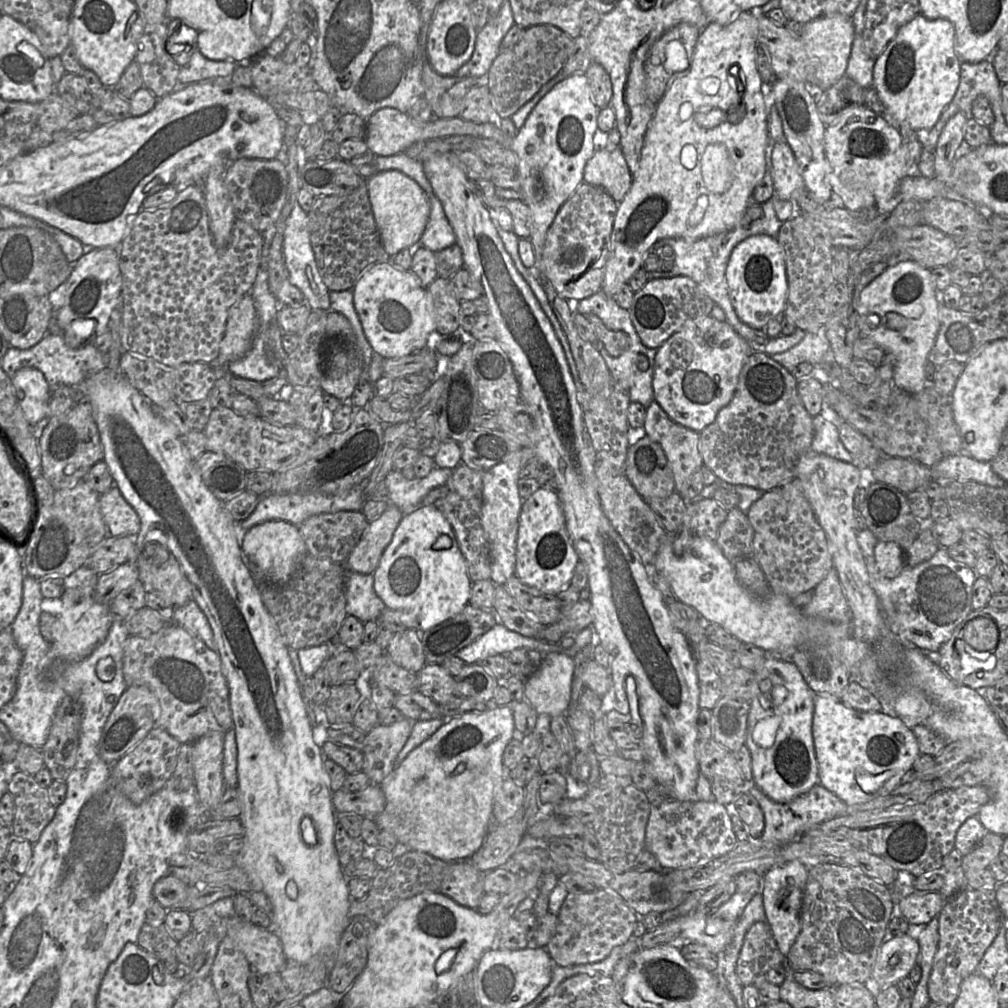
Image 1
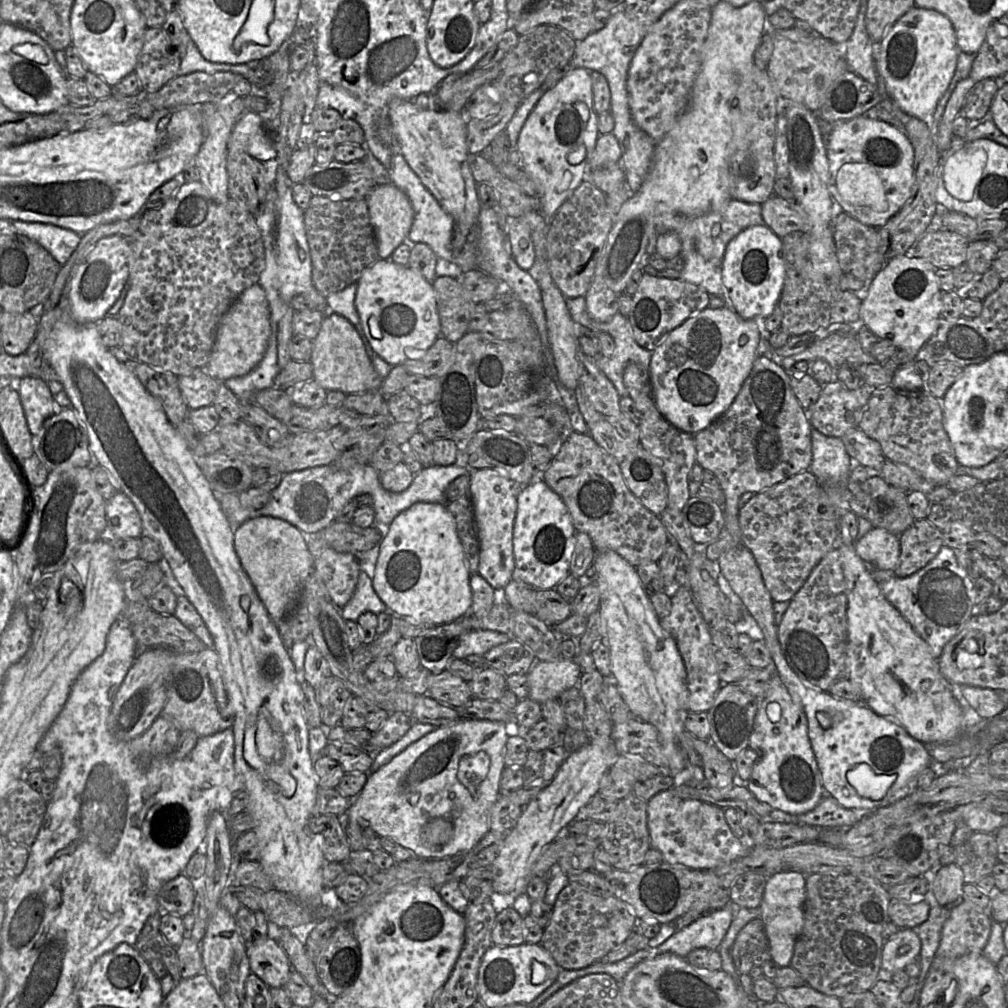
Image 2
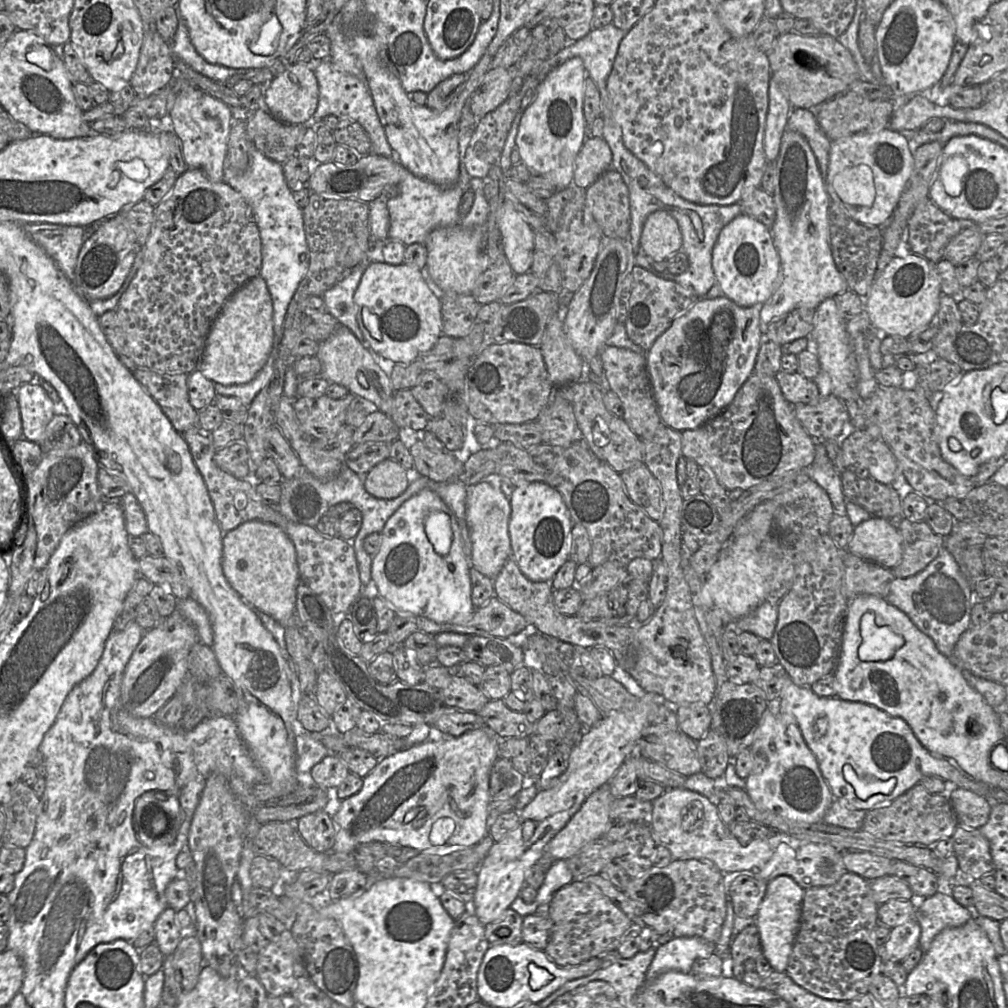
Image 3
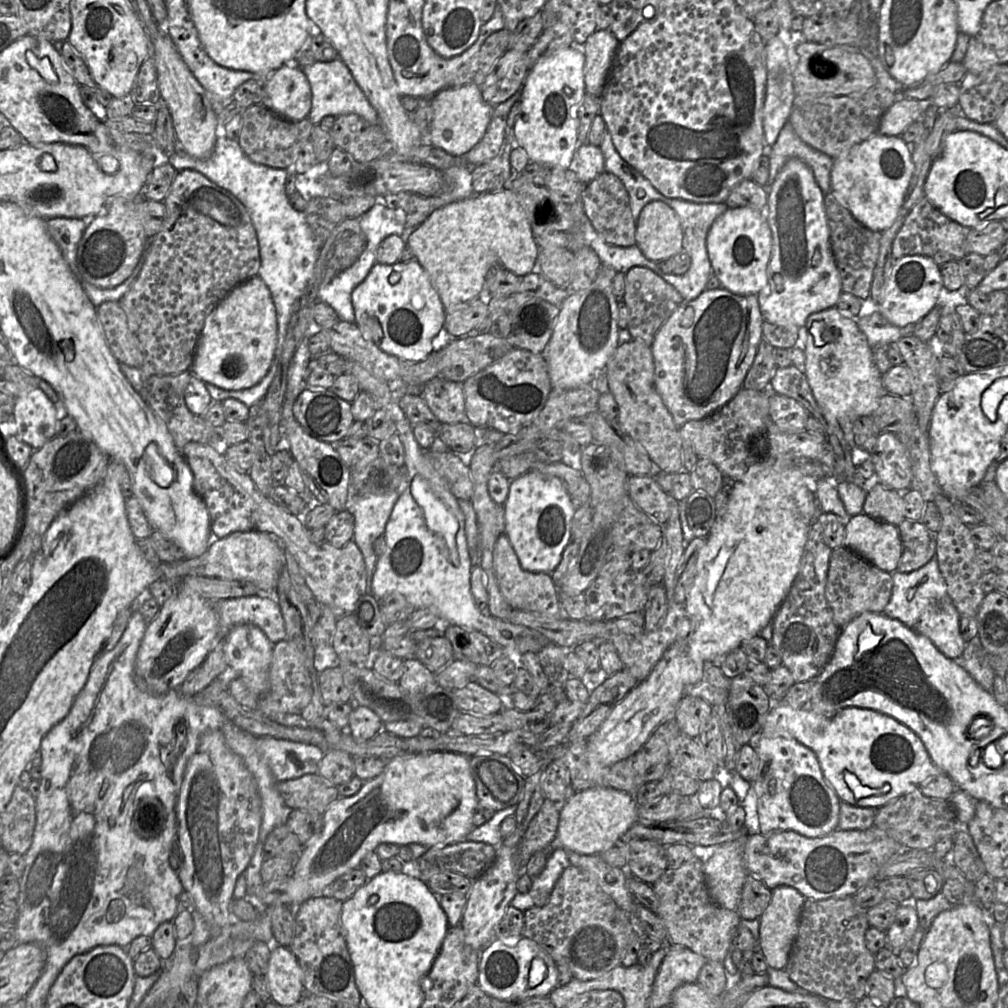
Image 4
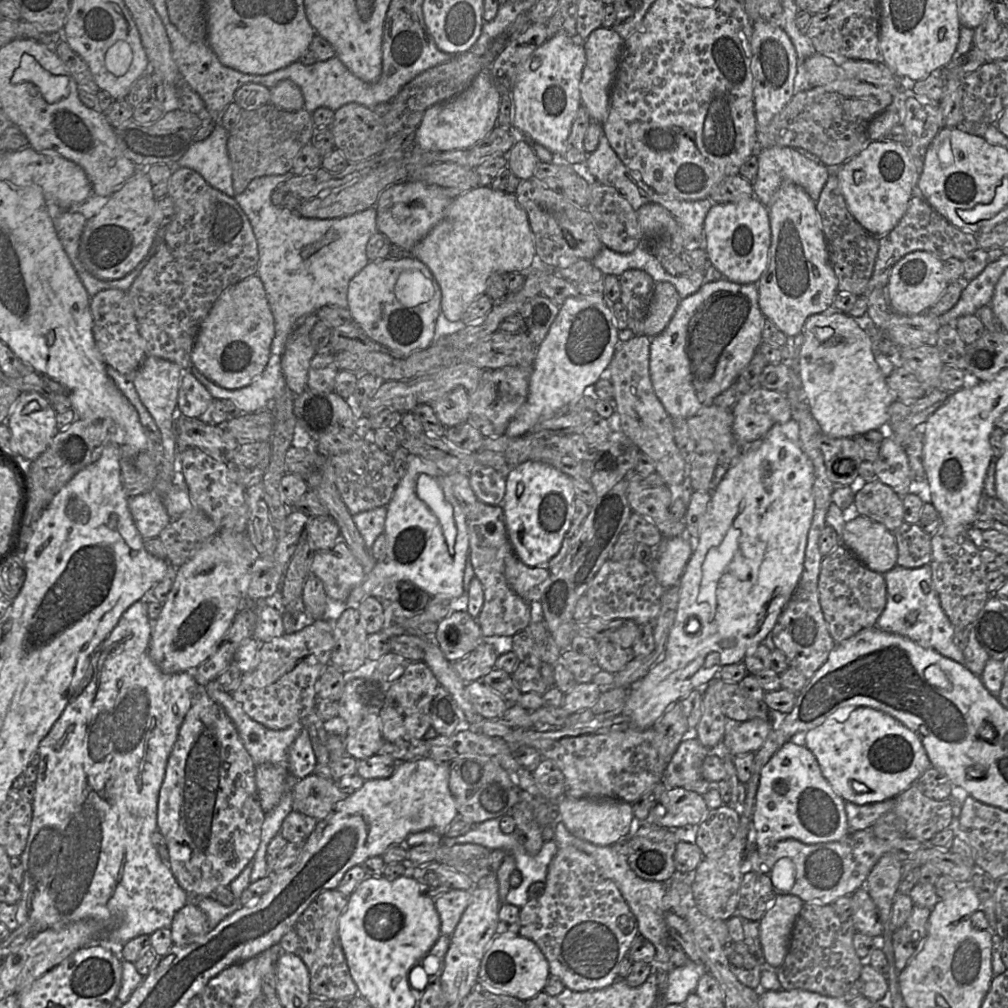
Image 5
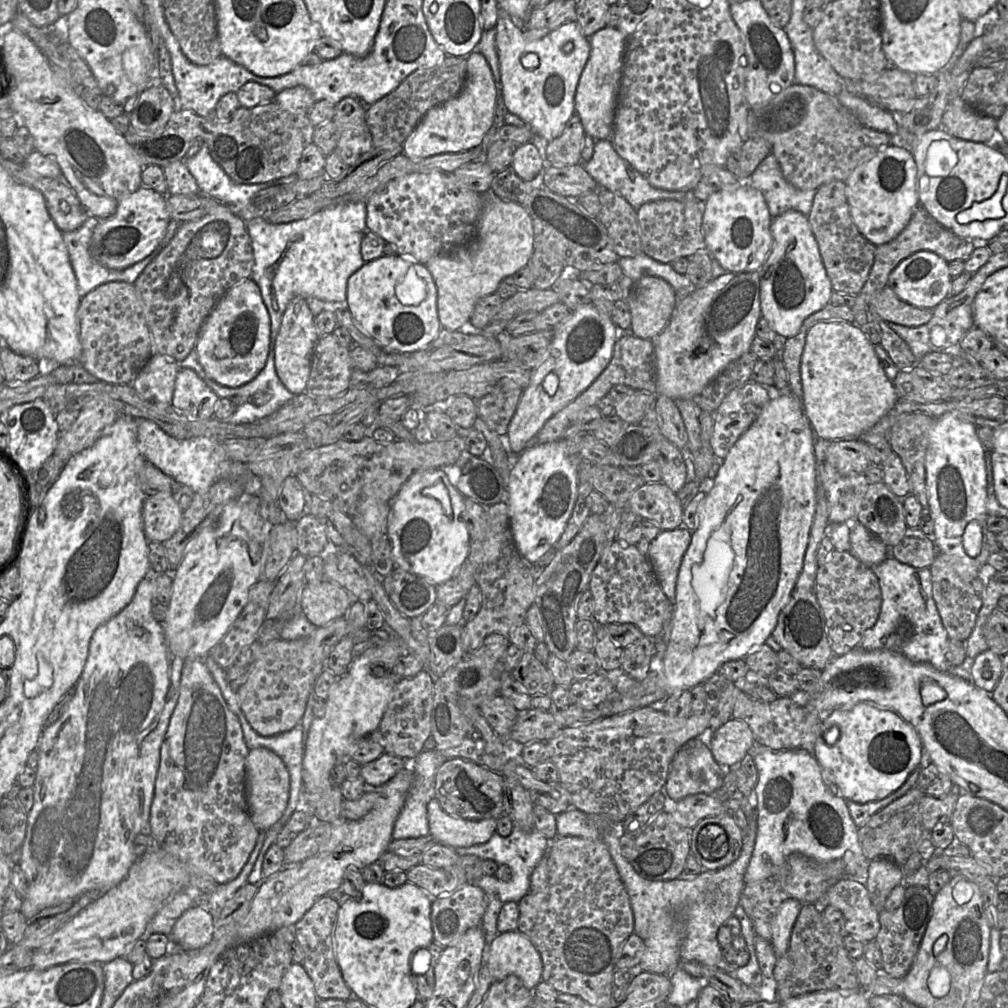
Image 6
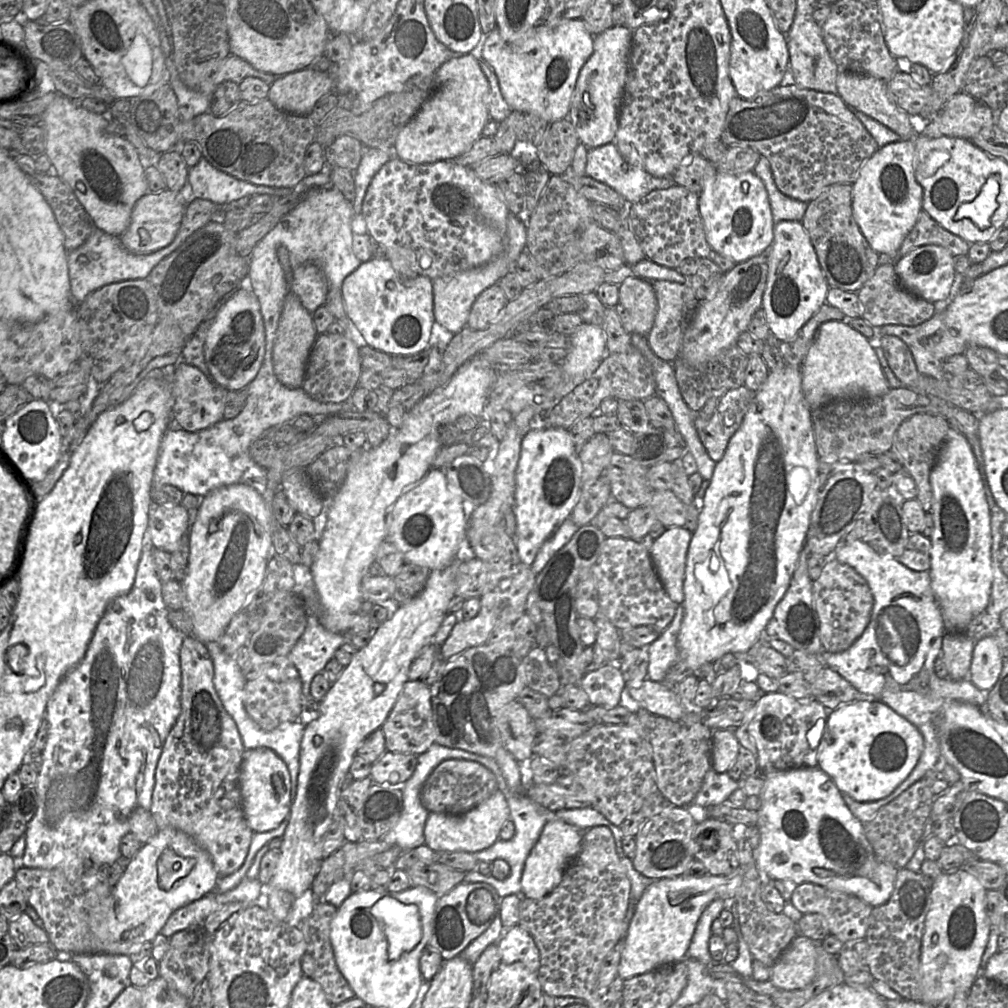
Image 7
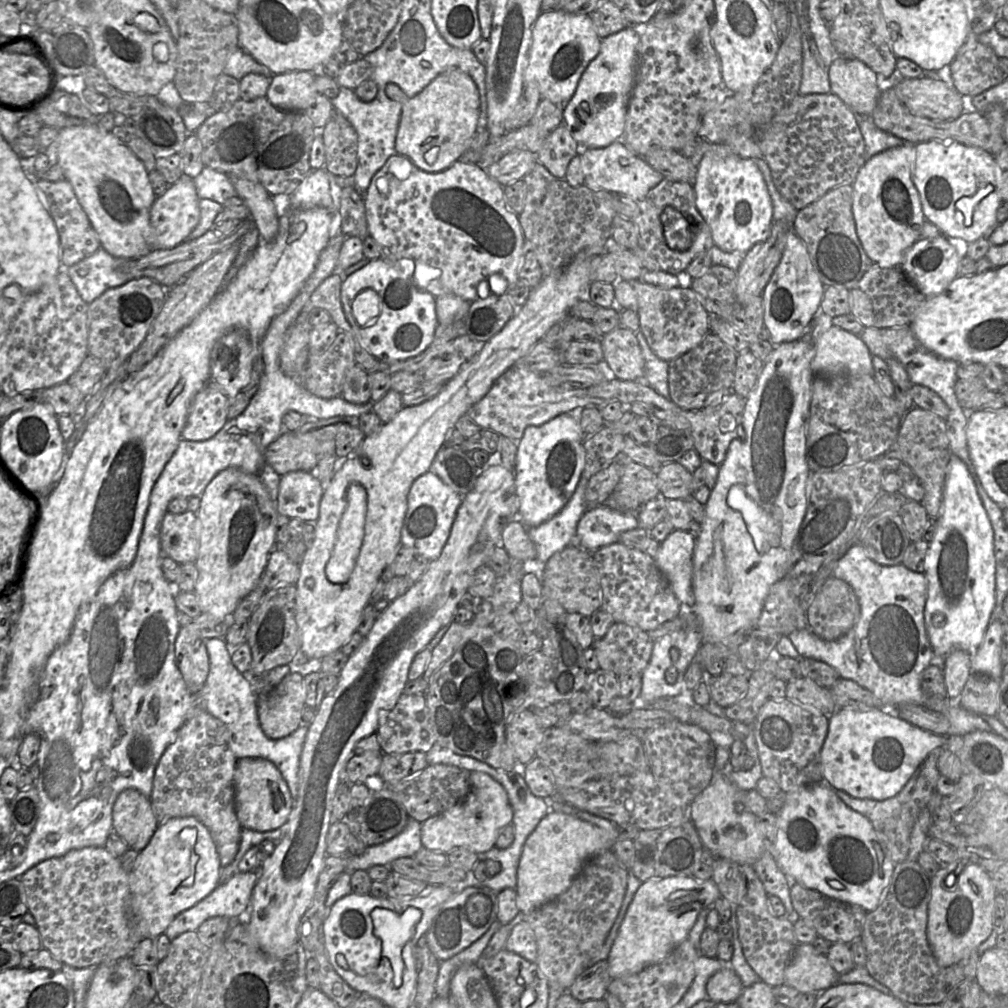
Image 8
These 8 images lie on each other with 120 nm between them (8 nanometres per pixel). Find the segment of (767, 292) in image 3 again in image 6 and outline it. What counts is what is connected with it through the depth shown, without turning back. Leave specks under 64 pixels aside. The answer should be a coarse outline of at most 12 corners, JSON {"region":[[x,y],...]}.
{"region":[[748,181],[703,203],[705,250],[727,272],[759,272],[772,248]]}

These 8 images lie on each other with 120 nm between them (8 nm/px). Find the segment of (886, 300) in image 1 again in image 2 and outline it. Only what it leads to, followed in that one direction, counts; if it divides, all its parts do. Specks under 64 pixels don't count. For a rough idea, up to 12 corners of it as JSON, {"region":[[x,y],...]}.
{"region":[[888,260],[860,321],[911,356],[892,387],[923,389],[914,360],[939,326],[935,268]]}

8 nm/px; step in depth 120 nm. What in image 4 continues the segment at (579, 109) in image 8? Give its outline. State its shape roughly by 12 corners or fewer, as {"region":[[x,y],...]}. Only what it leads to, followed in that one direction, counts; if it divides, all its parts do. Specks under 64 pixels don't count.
{"region":[[610,29],[585,41],[585,92],[601,97],[620,41]]}

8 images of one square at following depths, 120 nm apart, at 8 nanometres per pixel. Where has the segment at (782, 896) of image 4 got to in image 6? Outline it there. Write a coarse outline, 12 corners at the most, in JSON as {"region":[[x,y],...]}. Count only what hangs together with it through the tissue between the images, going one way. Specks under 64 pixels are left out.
{"region":[[783,900],[771,917],[770,943],[777,957],[788,952],[802,906]]}

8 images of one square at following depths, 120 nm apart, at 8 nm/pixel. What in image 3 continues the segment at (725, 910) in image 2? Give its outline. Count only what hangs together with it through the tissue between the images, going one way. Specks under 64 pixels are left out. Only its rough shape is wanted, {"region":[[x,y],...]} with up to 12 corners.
{"region":[[698,936],[658,947],[645,984],[672,970],[690,973],[694,961],[715,952]]}

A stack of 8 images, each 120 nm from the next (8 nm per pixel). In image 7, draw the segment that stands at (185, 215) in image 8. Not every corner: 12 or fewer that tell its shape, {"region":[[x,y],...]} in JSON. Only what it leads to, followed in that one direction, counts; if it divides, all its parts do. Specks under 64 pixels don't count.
{"region":[[166,188],[135,203],[121,243],[135,254],[167,247],[186,206]]}

